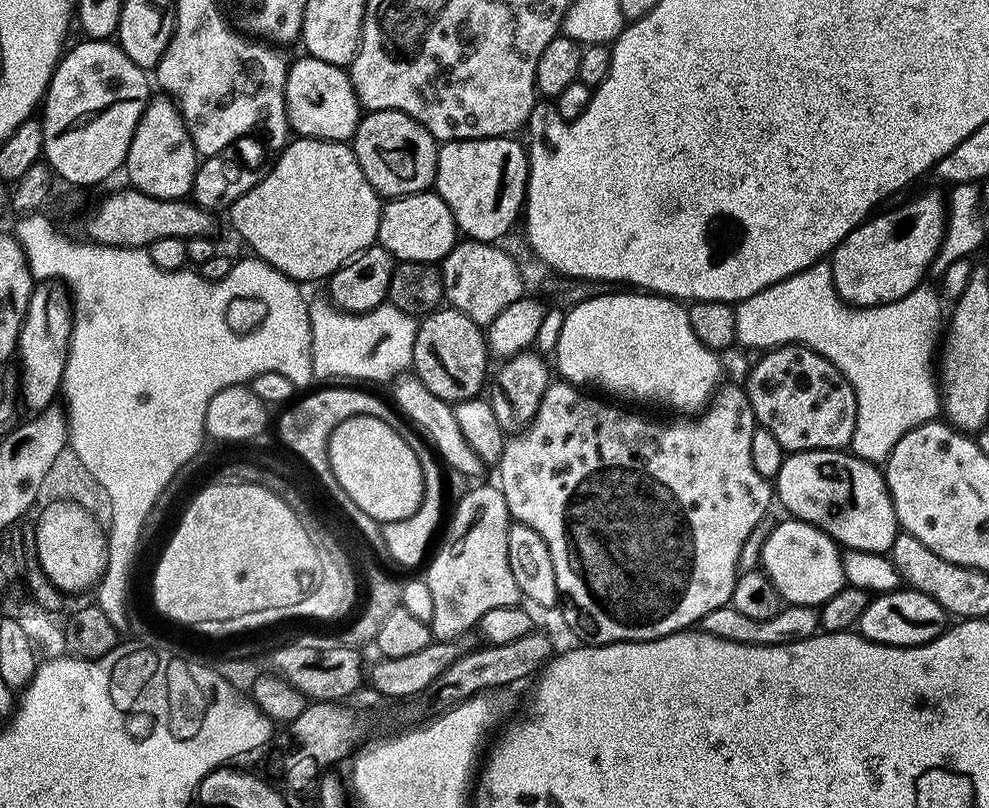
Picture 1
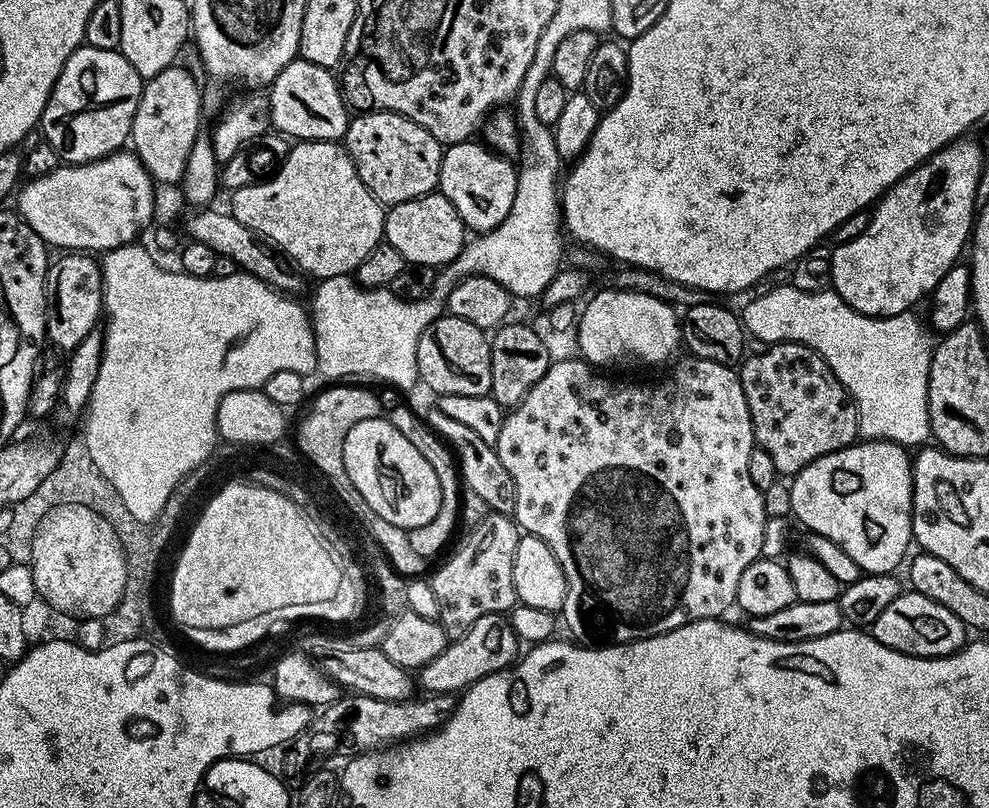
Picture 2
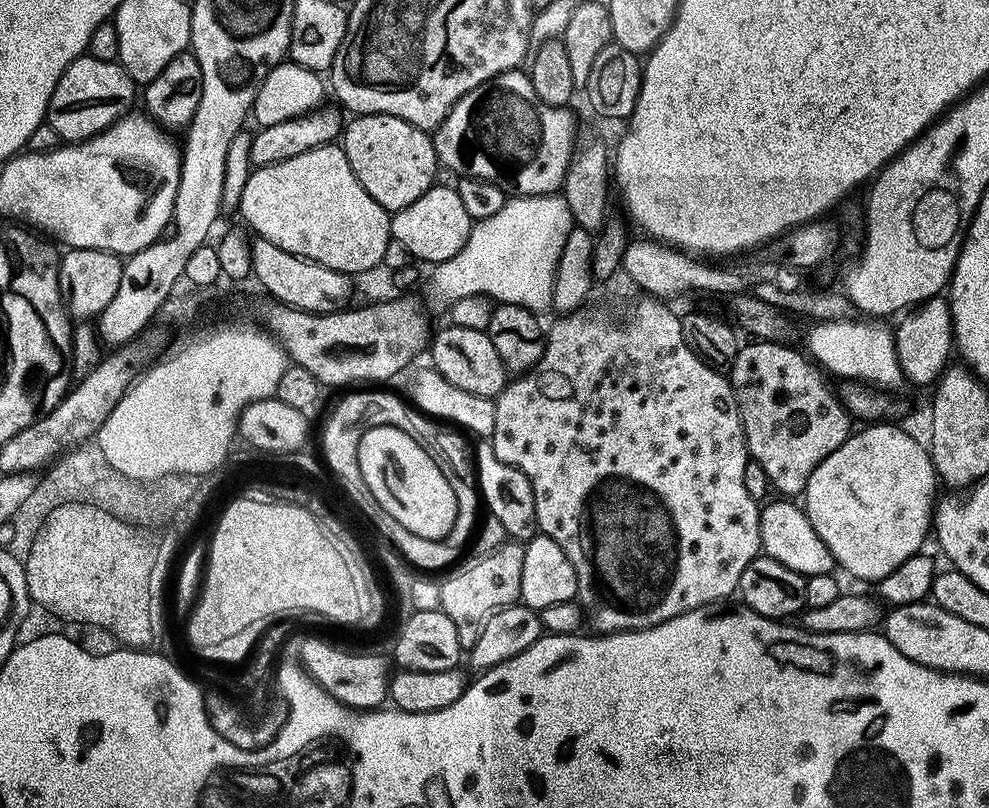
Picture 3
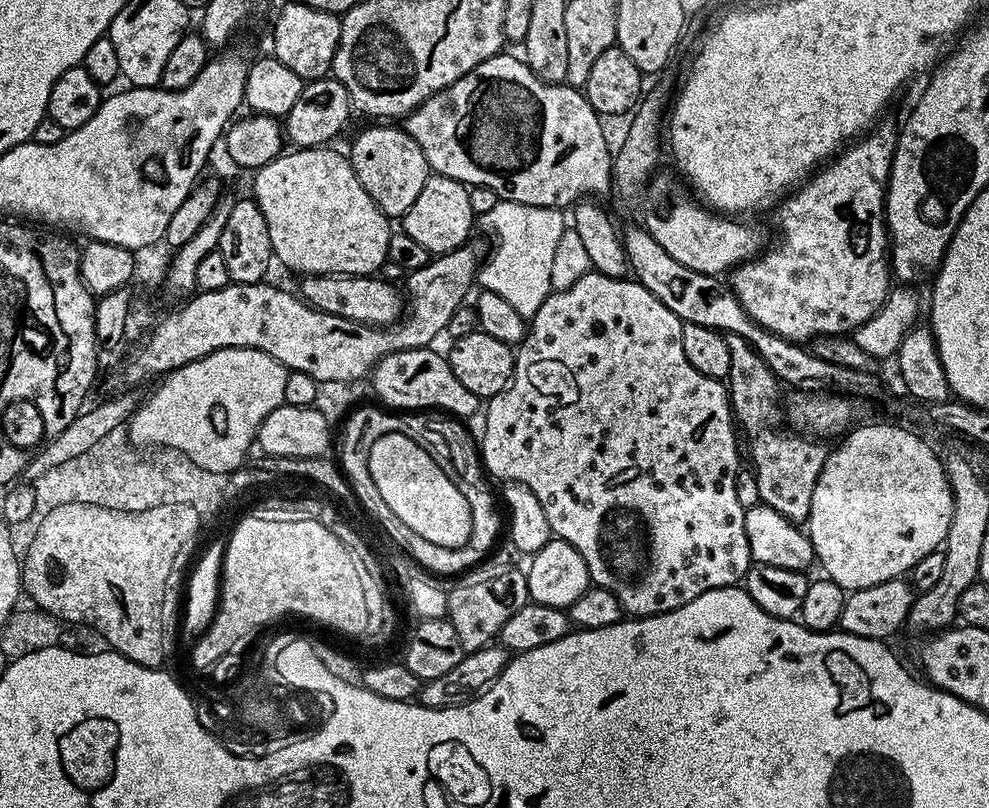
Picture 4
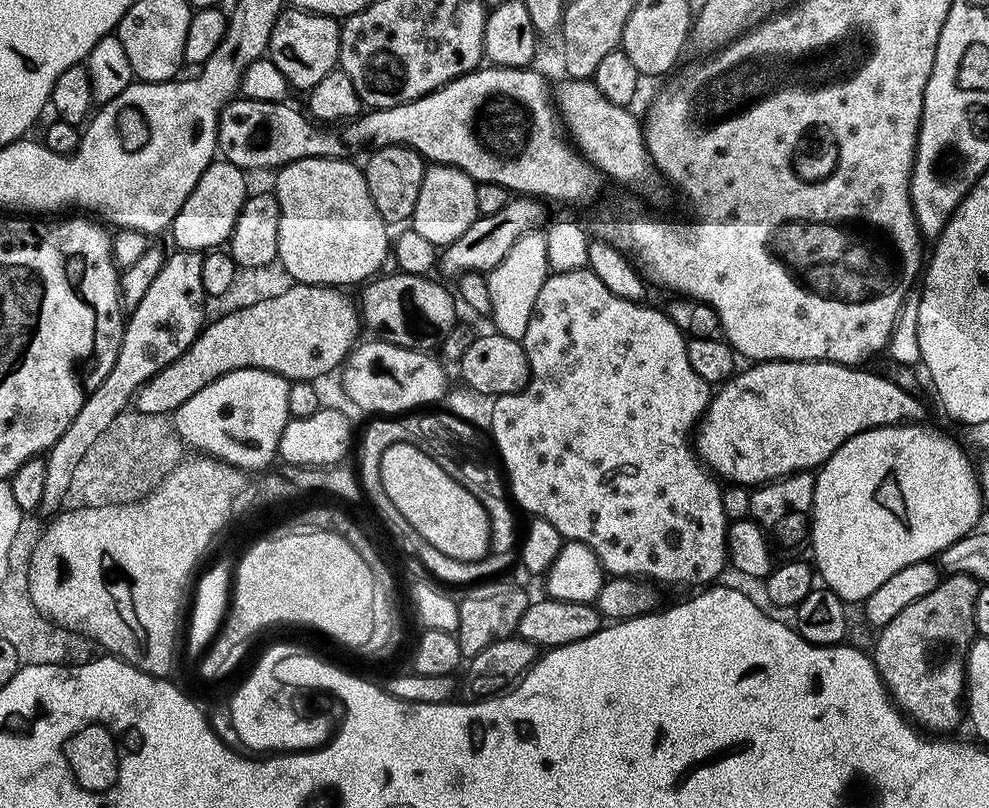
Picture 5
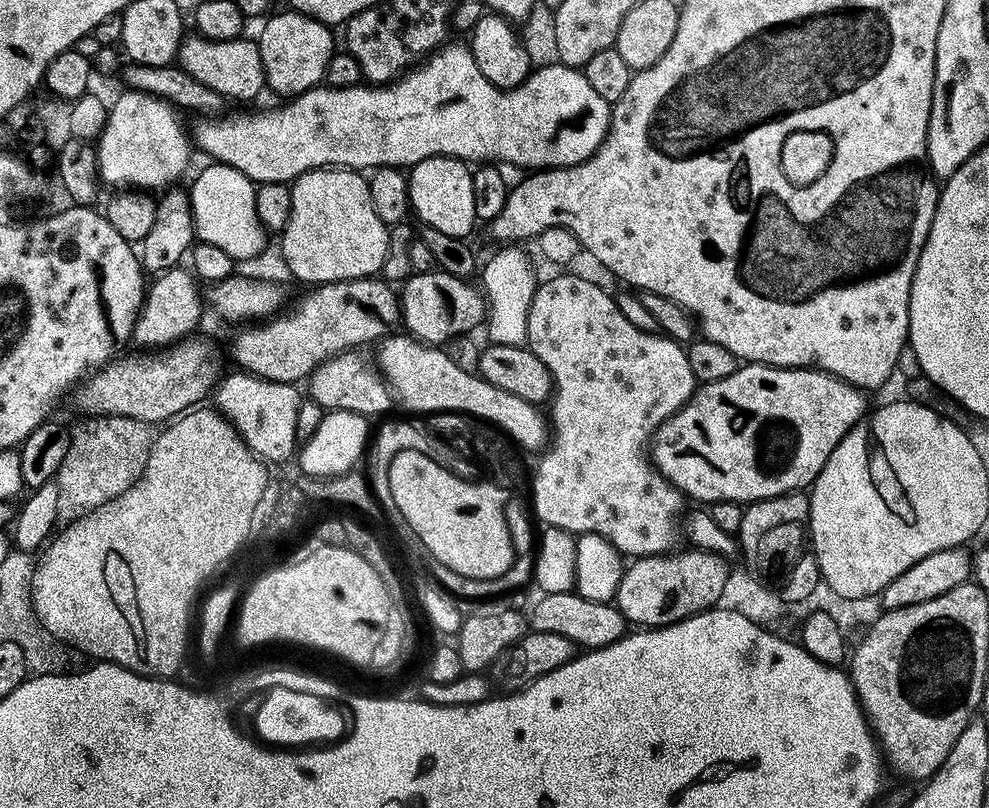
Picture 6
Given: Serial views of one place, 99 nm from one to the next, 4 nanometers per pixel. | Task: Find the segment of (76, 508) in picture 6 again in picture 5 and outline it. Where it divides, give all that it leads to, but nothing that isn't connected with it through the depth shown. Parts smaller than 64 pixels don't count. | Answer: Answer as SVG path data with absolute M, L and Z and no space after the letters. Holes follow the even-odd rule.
M125 410L90 446L72 475L69 499L79 507L105 508L137 503L153 491L184 458L184 443L167 414Z

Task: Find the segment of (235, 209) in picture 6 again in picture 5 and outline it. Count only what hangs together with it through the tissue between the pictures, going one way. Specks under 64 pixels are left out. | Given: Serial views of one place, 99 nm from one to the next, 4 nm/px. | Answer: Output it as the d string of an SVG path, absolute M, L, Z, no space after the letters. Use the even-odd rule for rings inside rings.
M223 158L213 159L212 165L202 174L202 178L198 178L198 186L194 186L182 210L178 210L178 214L172 219L170 235L177 249L203 253L205 250L219 249L229 239L245 197L250 192L244 178L246 172L232 165L230 161Z

